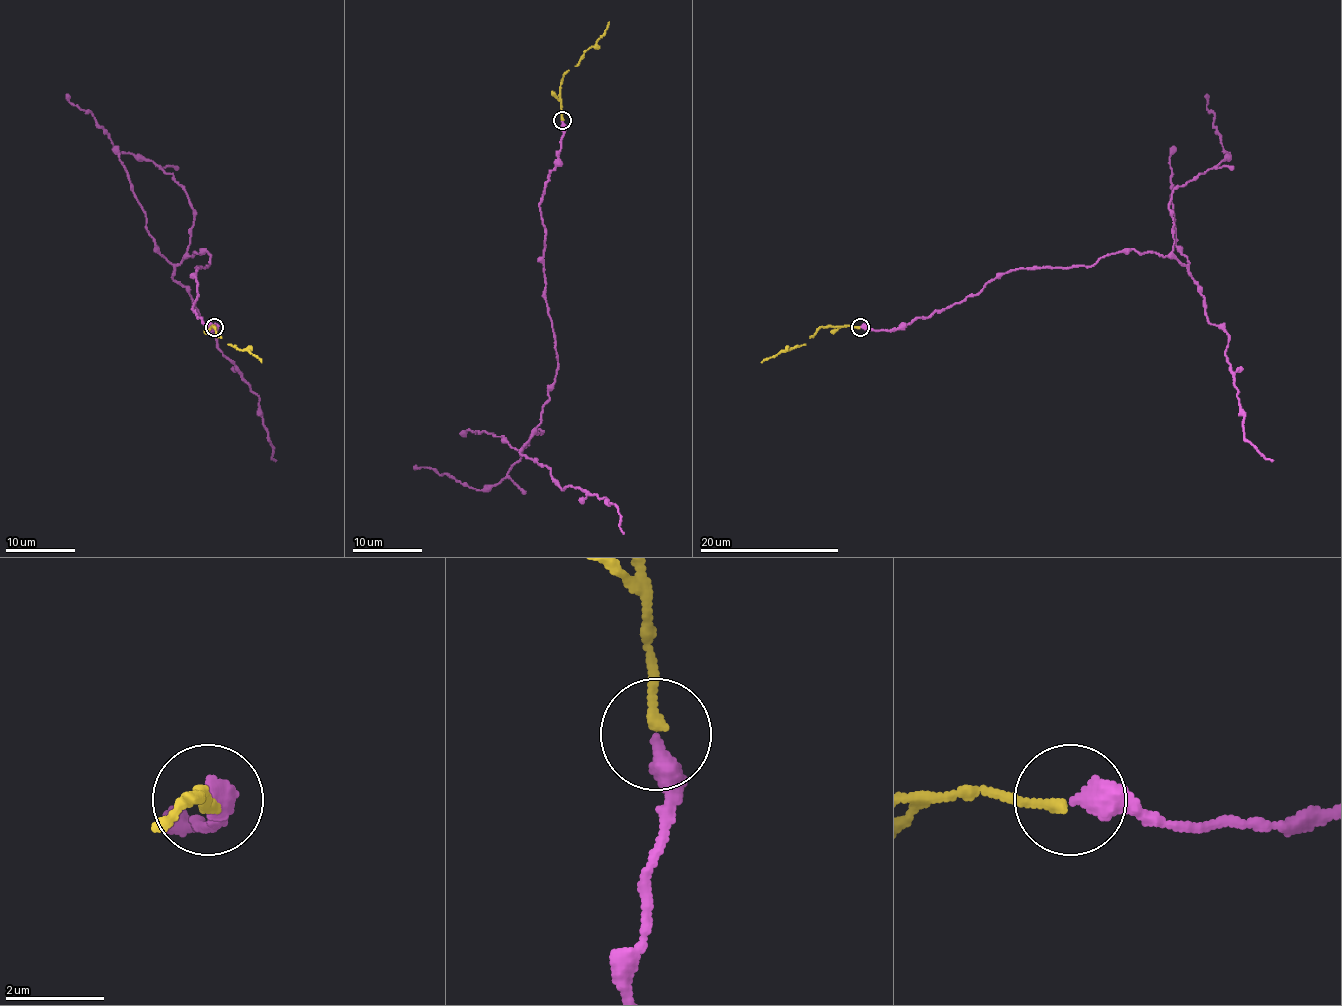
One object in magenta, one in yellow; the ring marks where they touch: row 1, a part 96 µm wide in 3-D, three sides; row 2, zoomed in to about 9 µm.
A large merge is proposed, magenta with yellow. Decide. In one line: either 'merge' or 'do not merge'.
merge

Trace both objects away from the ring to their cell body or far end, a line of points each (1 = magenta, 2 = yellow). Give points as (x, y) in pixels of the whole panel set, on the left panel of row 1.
1: (215, 327), (192, 310), (197, 268), (210, 256), (201, 249), (173, 278), (258, 396), (276, 461)
2: (215, 327), (211, 325), (227, 344), (248, 350), (262, 362)

